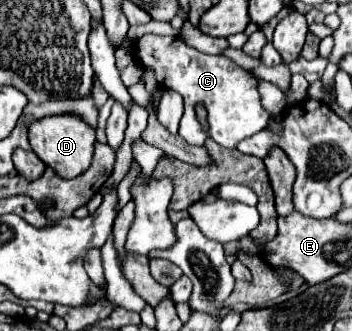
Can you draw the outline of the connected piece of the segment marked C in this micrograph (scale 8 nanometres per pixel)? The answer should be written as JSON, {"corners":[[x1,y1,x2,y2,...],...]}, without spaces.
{"corners":[[144,35,136,41,136,57,140,65,148,65,156,71,156,79,162,87,178,91,184,97,184,115,182,115,182,127,178,135,192,145,204,145,204,131,196,119,194,105,204,103,208,111,208,123,210,123,210,137,226,147,236,149,236,145,262,131,268,125,268,111,260,105,260,95,256,89,256,77,232,63,230,59,222,55,204,55,192,47,188,47,178,37,158,37,158,35]]}

